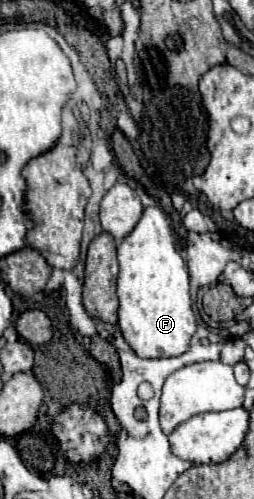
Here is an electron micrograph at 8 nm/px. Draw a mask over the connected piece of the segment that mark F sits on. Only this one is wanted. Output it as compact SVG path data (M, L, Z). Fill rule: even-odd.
M146 207L142 219L134 231L118 245L118 327L132 351L142 359L178 357L190 349L190 341L196 335L196 317L190 299L190 275L186 263L175 245L175 237L166 213L160 207Z

